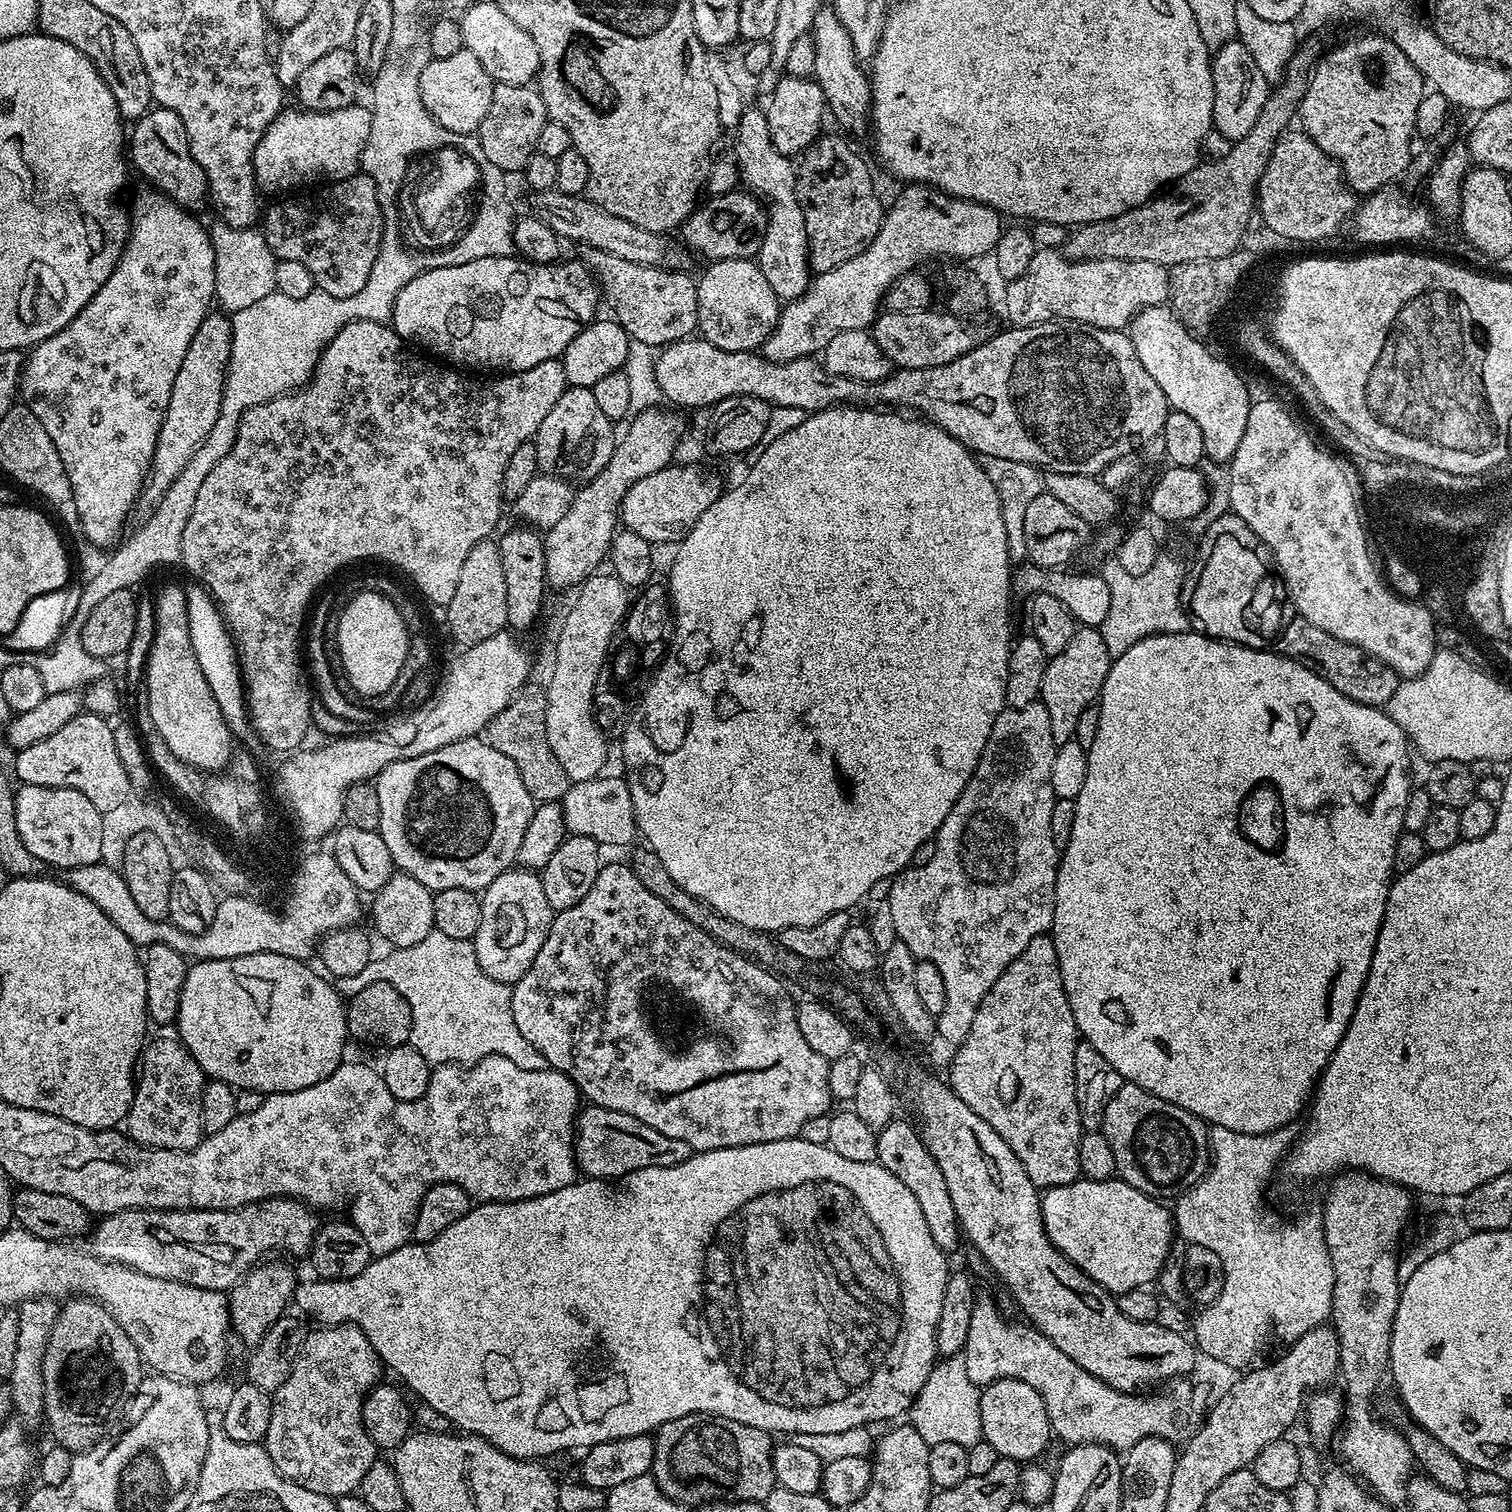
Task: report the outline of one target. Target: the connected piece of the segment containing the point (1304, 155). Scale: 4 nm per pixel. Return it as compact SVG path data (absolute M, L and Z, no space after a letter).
M1289 130L1277 138L1258 189L1258 216L1264 226L1282 234L1291 242L1328 240L1343 224L1345 227L1351 221L1357 207L1357 193L1352 191L1352 187L1344 179L1344 171L1304 131Z

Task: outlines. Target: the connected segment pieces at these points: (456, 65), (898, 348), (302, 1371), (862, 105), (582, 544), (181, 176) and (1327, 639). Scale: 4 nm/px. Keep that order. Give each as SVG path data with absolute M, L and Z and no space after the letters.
M466 50L450 54L450 58L432 59L422 70L418 82L422 106L426 106L430 118L434 118L438 126L454 130L454 134L479 133L482 118L486 118L486 110L490 110L493 87L494 81L486 74L486 66Z
M909 310L906 312L881 311L876 321L870 325L874 342L878 342L878 350L886 354L886 358L896 368L929 368L930 366L946 366L946 362L954 362L954 358L962 358L970 350L974 350L986 339L986 332L975 328L975 323L952 315L947 310Z
M353 1324L316 1326L305 1335L304 1345L282 1386L272 1396L270 1430L263 1438L274 1466L287 1480L294 1481L314 1494L339 1498L351 1496L359 1489L366 1470L378 1459L376 1443L366 1434L362 1422L362 1406L368 1392L381 1383L380 1356L370 1346L366 1334Z
M822 6L814 14L810 29L814 44L814 68L812 76L822 86L827 111L845 128L843 131L860 132L870 124L872 114L872 81L869 73L859 68L858 57L846 26L830 6Z
M663 407L647 408L645 412L635 413L631 417L632 425L628 433L619 437L614 454L602 474L583 486L576 488L574 502L566 515L547 529L544 536L546 550L546 584L552 588L572 588L584 583L589 576L597 575L600 563L608 560L608 551L612 538L618 531L620 507L626 498L626 490L634 486L646 474L654 474L673 463L676 447L680 444L680 435L684 432L684 420L679 411L663 412Z
M153 106L131 125L130 164L135 171L137 168L149 180L145 181L153 189L163 192L178 206L196 210L200 203L208 200L206 174L202 170L202 166L198 166L198 162L194 162L194 154L190 154L190 142L186 138L186 126L182 126L182 118L178 118L178 114L174 114L174 110Z
M1326 630L1314 632L1314 650L1306 652L1310 661L1308 668L1326 678L1326 682L1330 682L1330 686L1334 686L1338 694L1346 694L1346 698L1362 702L1371 708L1384 708L1388 705L1390 698L1394 698L1394 690L1398 690L1402 679L1386 662L1374 658L1366 650L1350 642L1334 638L1334 634L1326 634Z

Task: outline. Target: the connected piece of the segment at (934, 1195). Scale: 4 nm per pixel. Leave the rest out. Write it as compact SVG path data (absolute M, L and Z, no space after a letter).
M903 1118L894 1119L885 1128L877 1131L876 1141L878 1142L876 1158L879 1164L886 1170L890 1170L890 1174L894 1174L894 1178L906 1182L910 1194L914 1194L914 1198L918 1201L918 1206L922 1210L922 1215L926 1218L926 1226L930 1230L930 1238L934 1238L934 1242L938 1242L938 1246L945 1254L952 1254L952 1251L959 1244L962 1244L960 1223L957 1222L954 1214L954 1202L950 1202L950 1190L946 1190L946 1178L942 1178L942 1170L938 1170L938 1162L930 1154L927 1146L924 1145L924 1139L920 1136L917 1125L912 1122L907 1124Z

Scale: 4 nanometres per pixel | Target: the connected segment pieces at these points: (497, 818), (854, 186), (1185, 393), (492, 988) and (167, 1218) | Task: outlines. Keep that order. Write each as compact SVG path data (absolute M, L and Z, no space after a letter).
M473 738L454 742L450 746L442 746L442 750L395 760L394 763L387 764L380 771L379 776L375 777L374 783L381 811L378 831L382 842L386 842L386 850L390 850L393 865L410 878L418 878L418 882L422 882L422 886L426 886L433 894L442 890L470 890L477 894L483 893L484 889L490 886L490 882L494 882L494 878L498 878L498 874L509 871L516 864L516 855L522 846L522 838L526 835L526 826L530 826L534 801L530 790L526 790L526 785L522 782L522 774L518 774L518 766L514 766L514 762L510 762L510 758L506 758L506 754L494 750L494 746L490 746L487 739Z
M821 135L803 153L796 173L796 197L806 218L808 262L813 273L842 266L862 254L874 242L886 215L867 162L840 136Z
M1164 304L1139 312L1137 316L1132 317L1130 339L1138 354L1138 362L1146 366L1146 374L1150 374L1150 378L1154 378L1158 386L1162 386L1162 394L1166 394L1169 409L1190 414L1190 418L1198 422L1198 427L1206 438L1205 457L1217 462L1231 461L1233 454L1238 450L1238 442L1242 442L1242 434L1246 434L1246 418L1250 418L1250 410L1254 403L1254 396L1248 393L1243 378L1226 361L1219 360L1203 344L1204 340L1199 335L1193 334L1176 313Z
M433 930L414 946L392 948L385 956L377 955L353 976L341 976L335 981L337 992L351 998L360 988L385 980L405 996L413 1014L410 1043L433 1066L475 1062L484 1056L505 1056L522 1070L542 1070L548 1067L546 1058L514 1026L512 985L490 978L478 966L471 940L449 938Z
M271 1196L269 1200L243 1204L240 1208L195 1208L194 1210L127 1208L97 1219L97 1224L95 1221L90 1232L90 1237L92 1236L90 1251L93 1256L102 1258L106 1262L125 1264L142 1274L177 1280L183 1284L215 1292L224 1292L231 1290L235 1284L243 1280L244 1275L251 1268L255 1268L257 1264L273 1254L283 1254L285 1257L307 1257L312 1251L312 1243L316 1237L318 1227L316 1216L317 1213L307 1204L287 1196Z

